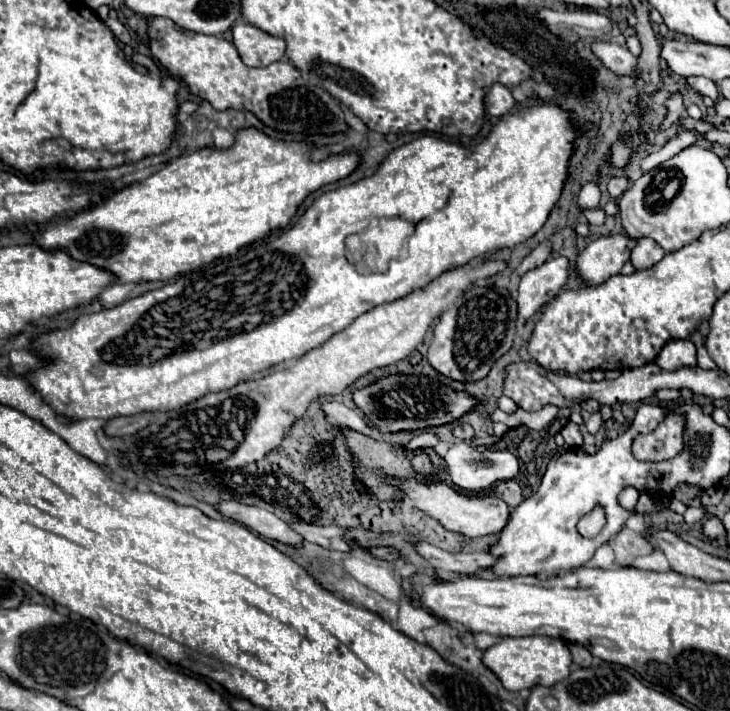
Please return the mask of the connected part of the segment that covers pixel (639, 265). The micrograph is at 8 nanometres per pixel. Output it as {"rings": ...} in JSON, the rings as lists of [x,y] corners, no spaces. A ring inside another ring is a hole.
{"rings":[[[641,238],[639,244],[631,252],[631,264],[637,270],[645,270],[649,266],[655,266],[663,256],[665,256],[665,252],[663,252],[663,248],[655,240]]]}

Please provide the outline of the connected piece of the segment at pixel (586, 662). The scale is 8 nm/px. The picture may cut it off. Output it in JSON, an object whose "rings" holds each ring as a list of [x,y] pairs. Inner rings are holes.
{"rings":[[[571,644],[569,646],[569,650],[571,650],[571,654],[573,654],[573,660],[575,660],[575,664],[577,666],[591,666],[591,662],[593,662],[593,656],[591,656],[591,652],[585,648],[585,646],[579,646],[579,644]]]}

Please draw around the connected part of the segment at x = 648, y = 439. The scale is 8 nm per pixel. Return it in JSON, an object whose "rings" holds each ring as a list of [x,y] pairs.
{"rings":[[[679,412],[669,414],[651,434],[635,438],[633,452],[637,454],[637,458],[651,462],[673,458],[683,452],[683,430],[685,430],[685,416]]]}

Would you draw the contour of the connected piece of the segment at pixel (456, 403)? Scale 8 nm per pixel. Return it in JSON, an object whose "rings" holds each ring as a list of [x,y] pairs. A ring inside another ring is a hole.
{"rings":[[[393,374],[375,380],[365,388],[353,390],[353,404],[365,416],[367,424],[381,434],[427,430],[451,424],[474,409],[478,400],[467,392],[441,386],[439,380],[423,374]]]}

